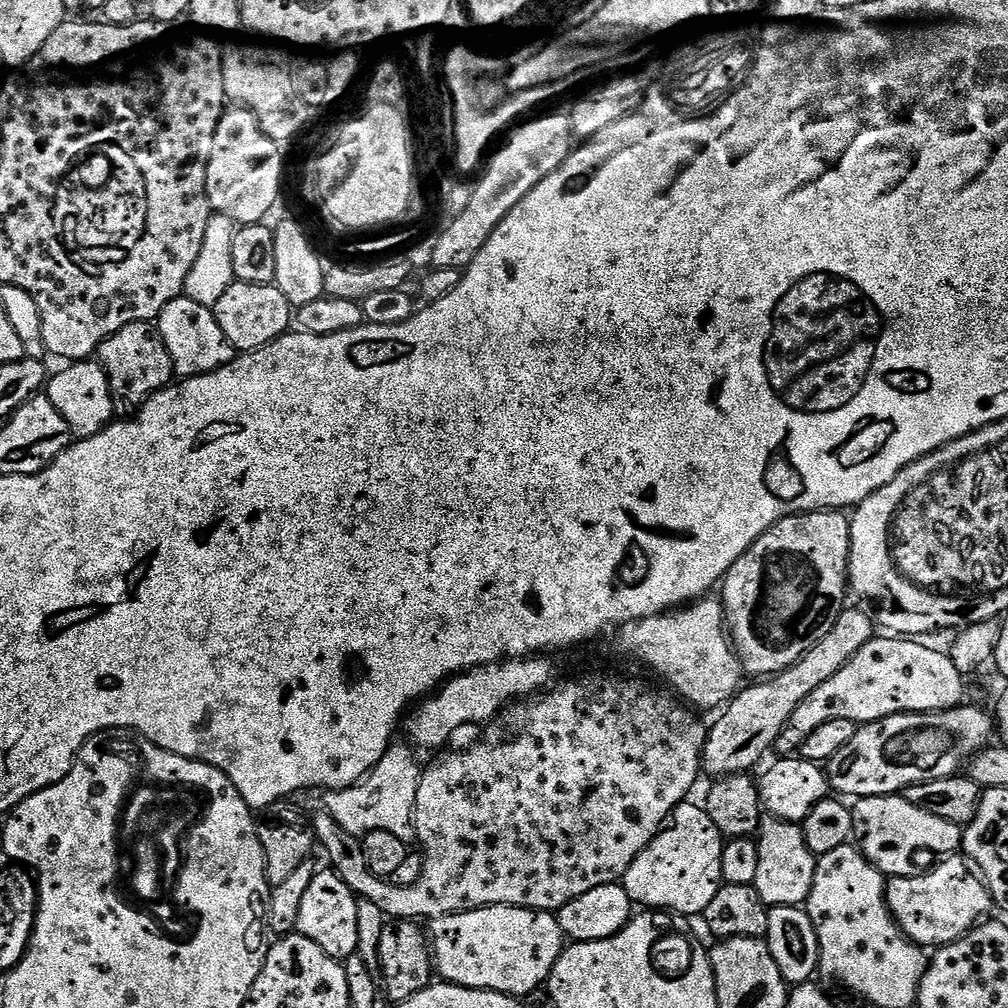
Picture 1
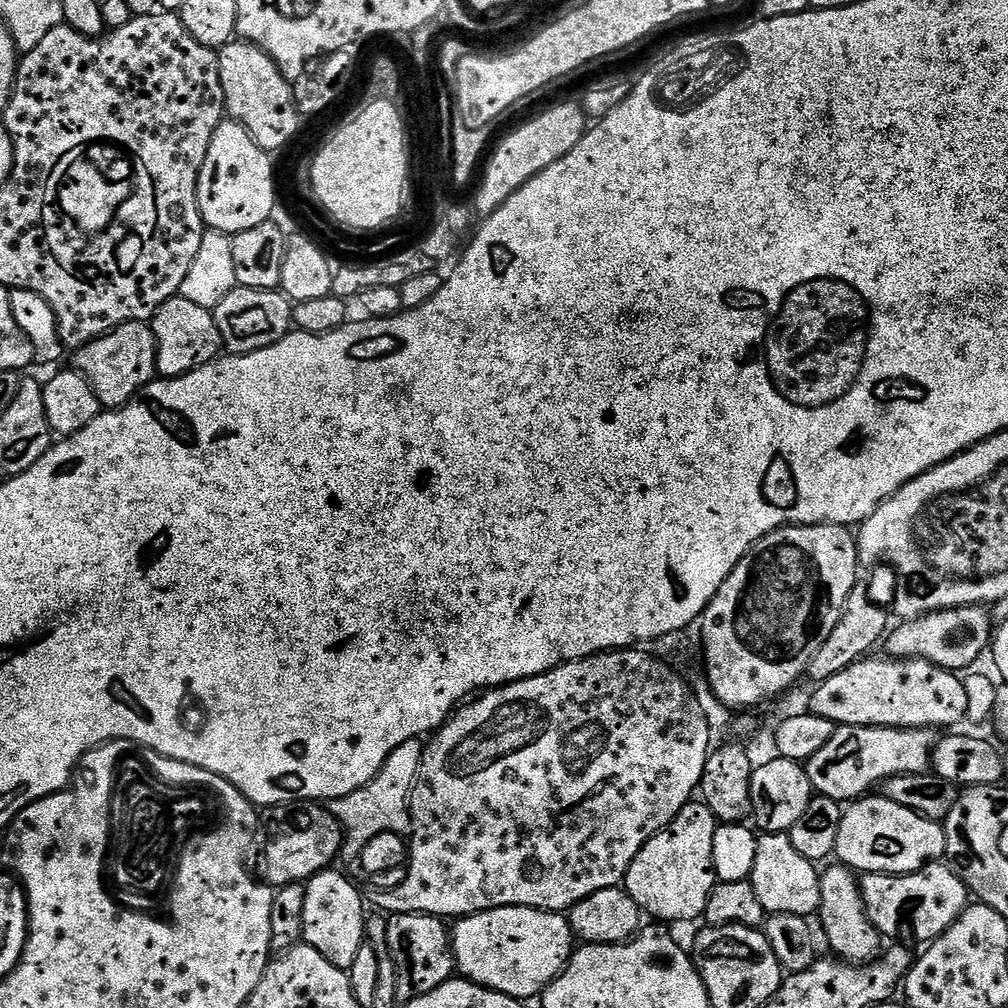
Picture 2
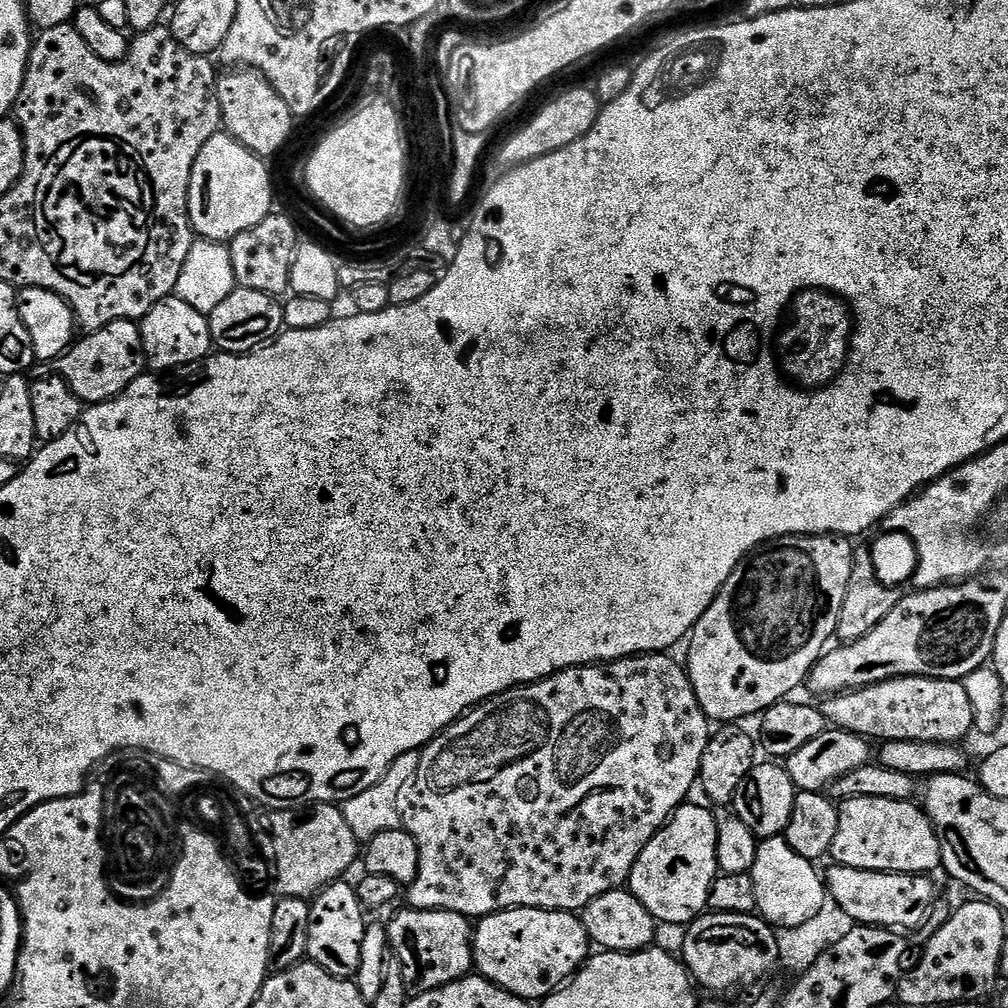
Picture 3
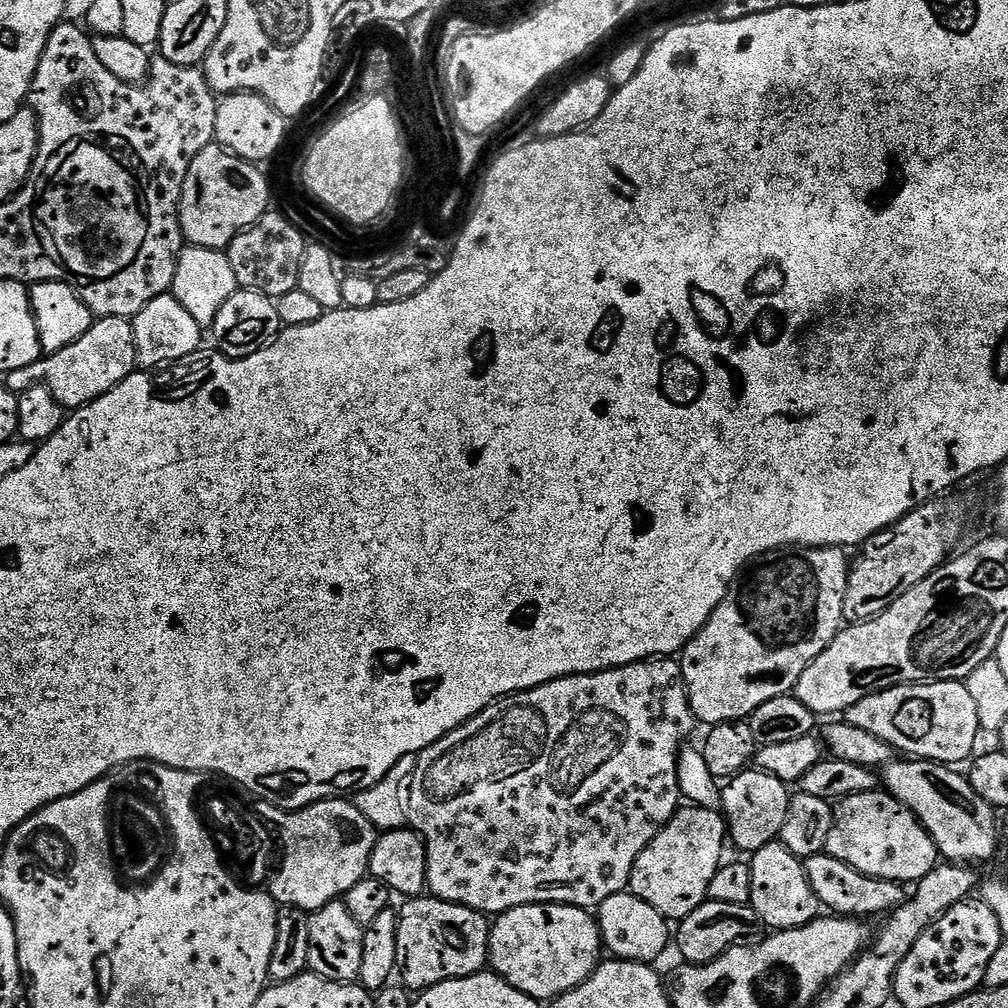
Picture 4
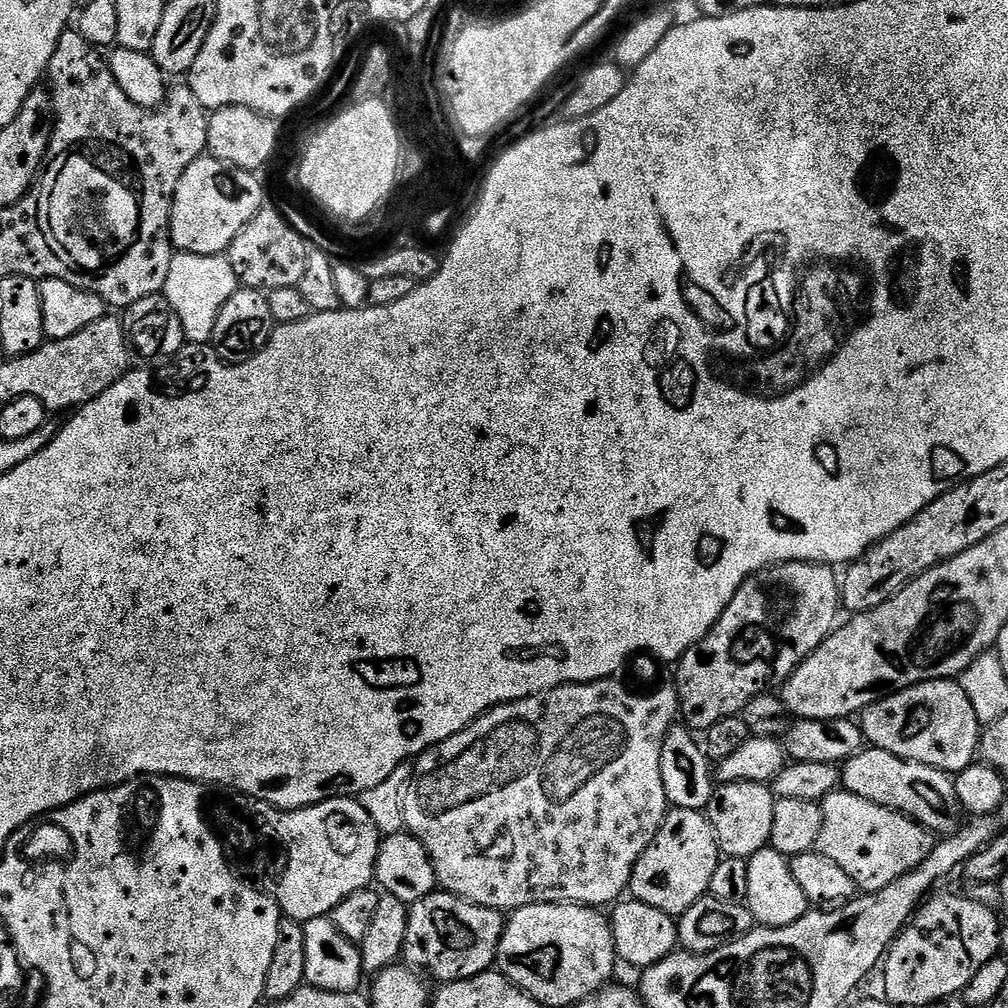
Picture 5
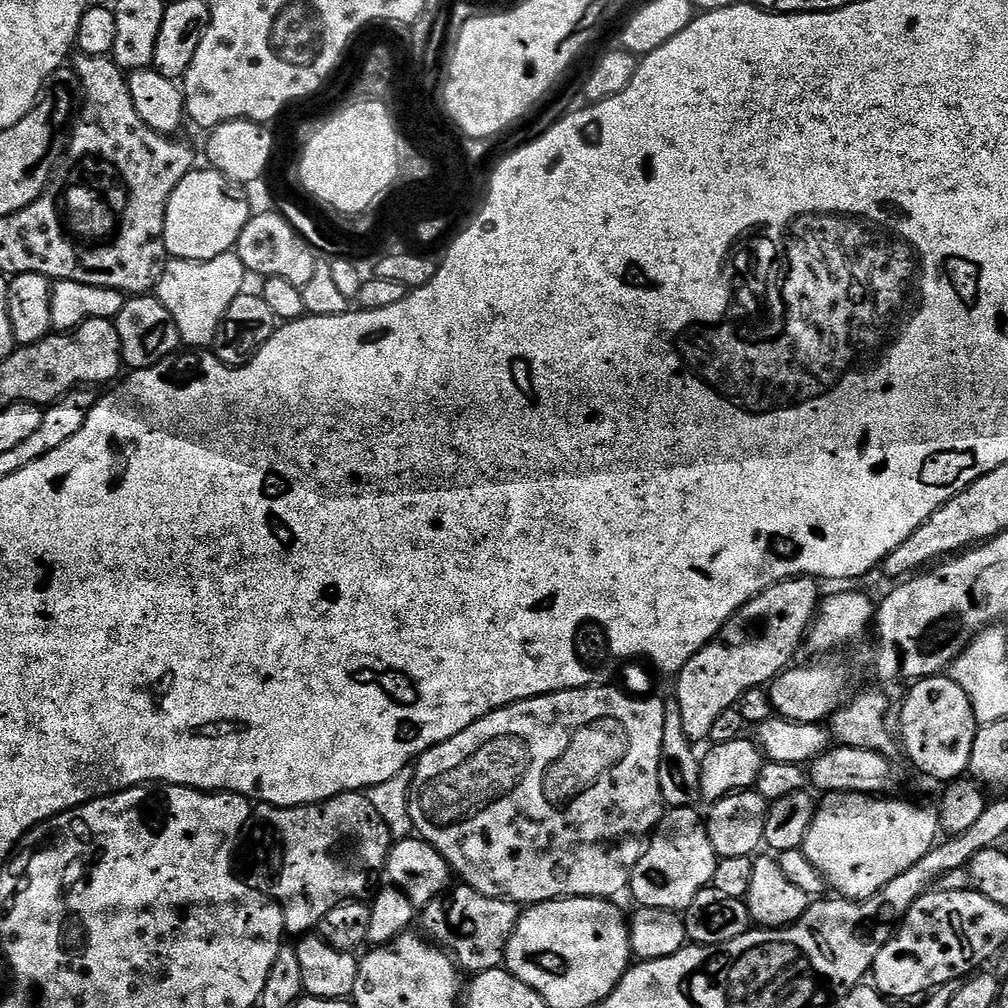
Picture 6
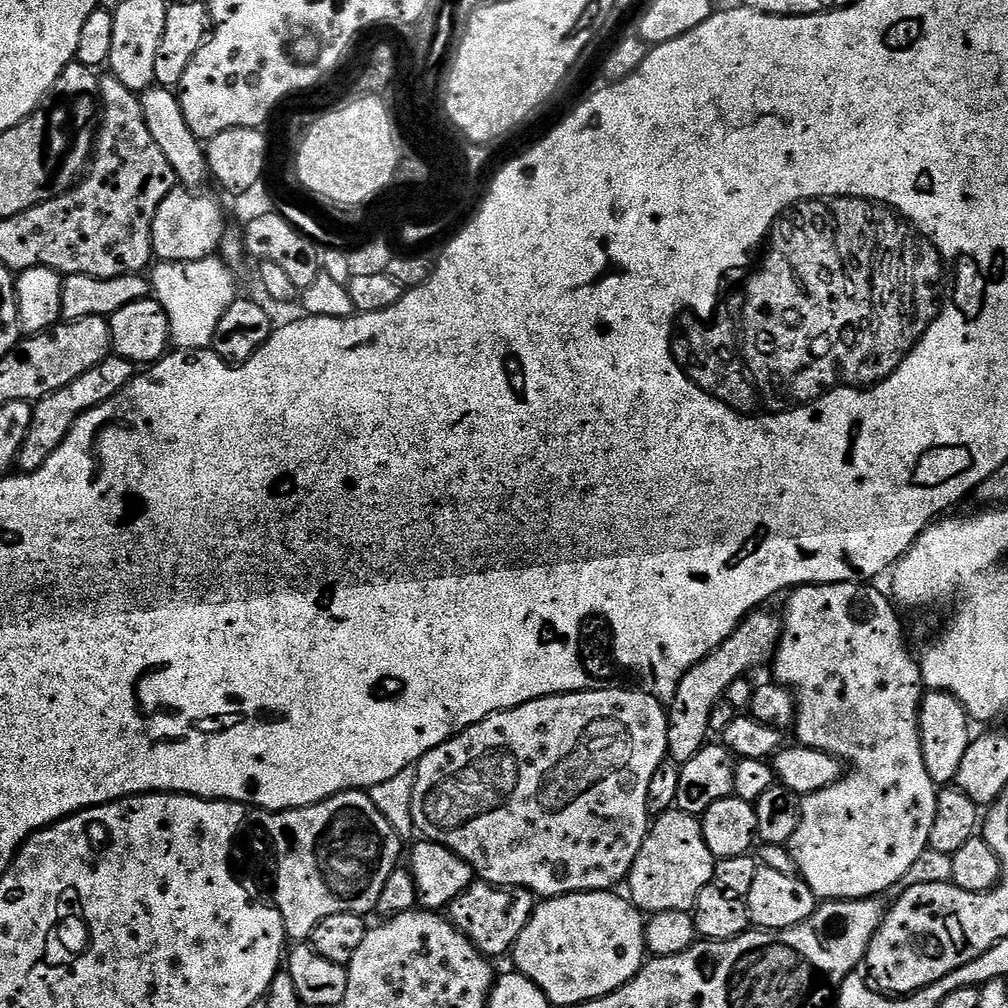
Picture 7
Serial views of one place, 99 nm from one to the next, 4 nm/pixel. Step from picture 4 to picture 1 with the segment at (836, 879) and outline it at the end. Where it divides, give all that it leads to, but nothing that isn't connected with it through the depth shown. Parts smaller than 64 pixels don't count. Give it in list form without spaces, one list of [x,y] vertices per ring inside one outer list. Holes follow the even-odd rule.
[[[953,854],[941,859],[937,864],[940,864],[937,868],[932,868],[921,876],[919,874],[893,876],[887,881],[884,889],[888,908],[892,911],[892,917],[895,918],[898,927],[904,931],[909,940],[913,940],[925,950],[944,948],[947,944],[961,940],[989,915],[988,911],[993,911],[994,908],[994,901],[988,893],[987,884],[984,883],[979,871],[974,870],[973,865],[963,855]]]

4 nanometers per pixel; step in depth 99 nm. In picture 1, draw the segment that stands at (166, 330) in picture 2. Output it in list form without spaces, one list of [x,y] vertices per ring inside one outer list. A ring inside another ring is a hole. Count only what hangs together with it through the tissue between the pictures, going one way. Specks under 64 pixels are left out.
[[[182,295],[170,302],[158,317],[158,327],[162,342],[166,342],[166,350],[170,350],[172,371],[177,377],[210,374],[229,364],[238,355],[230,338],[222,334],[222,326],[218,326],[215,311],[194,302],[189,296]]]

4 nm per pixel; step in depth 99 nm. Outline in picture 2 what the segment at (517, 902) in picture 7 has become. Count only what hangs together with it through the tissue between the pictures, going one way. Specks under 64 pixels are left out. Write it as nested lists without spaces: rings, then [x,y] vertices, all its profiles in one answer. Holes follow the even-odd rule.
[[[392,914],[388,919],[389,952],[393,956],[397,976],[397,998],[407,1002],[438,990],[446,981],[453,979],[457,971],[456,956],[452,953],[450,928],[439,916],[411,916]]]

